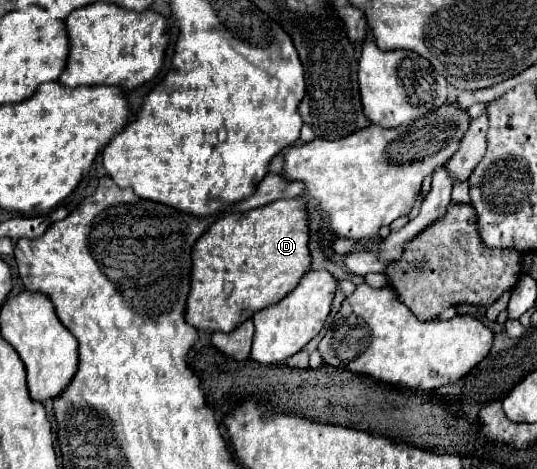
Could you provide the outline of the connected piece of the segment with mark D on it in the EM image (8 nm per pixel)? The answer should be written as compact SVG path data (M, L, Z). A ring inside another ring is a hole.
M301 197L297 199L281 199L277 203L269 203L265 207L251 209L247 213L227 213L219 217L193 245L191 253L191 289L185 303L185 321L193 325L197 331L233 331L239 323L249 319L255 311L265 309L277 303L281 297L291 291L301 273L309 269L309 227L307 213Z

